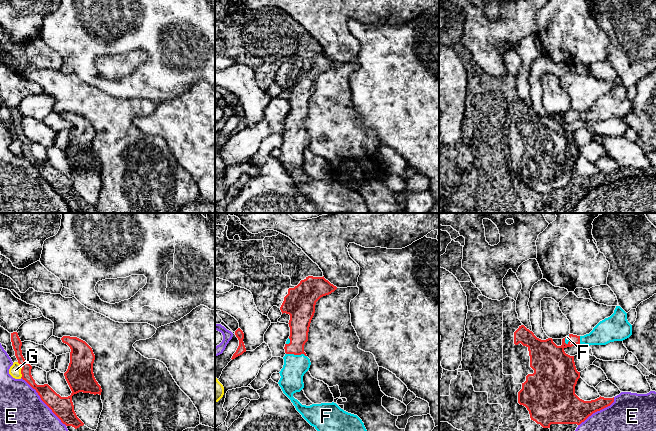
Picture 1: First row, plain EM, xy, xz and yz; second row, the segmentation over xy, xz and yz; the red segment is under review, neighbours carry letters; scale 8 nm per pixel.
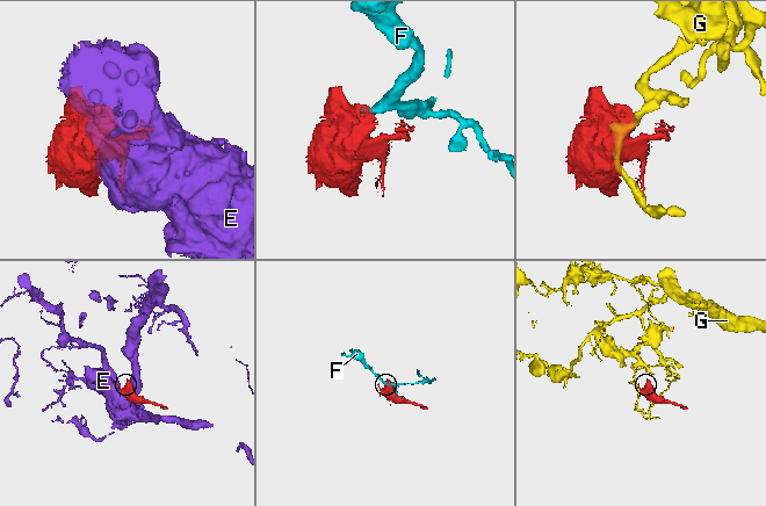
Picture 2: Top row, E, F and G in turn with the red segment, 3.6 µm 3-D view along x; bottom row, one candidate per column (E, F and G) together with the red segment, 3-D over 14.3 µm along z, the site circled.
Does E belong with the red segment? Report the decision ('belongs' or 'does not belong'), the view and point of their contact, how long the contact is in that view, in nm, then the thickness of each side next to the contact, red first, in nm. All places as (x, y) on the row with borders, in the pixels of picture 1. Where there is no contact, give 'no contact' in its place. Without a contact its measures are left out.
does not belong | xy (42, 400) | 550 nm | 170/360 nm

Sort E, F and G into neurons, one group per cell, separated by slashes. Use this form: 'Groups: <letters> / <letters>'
Groups: E / F / G

